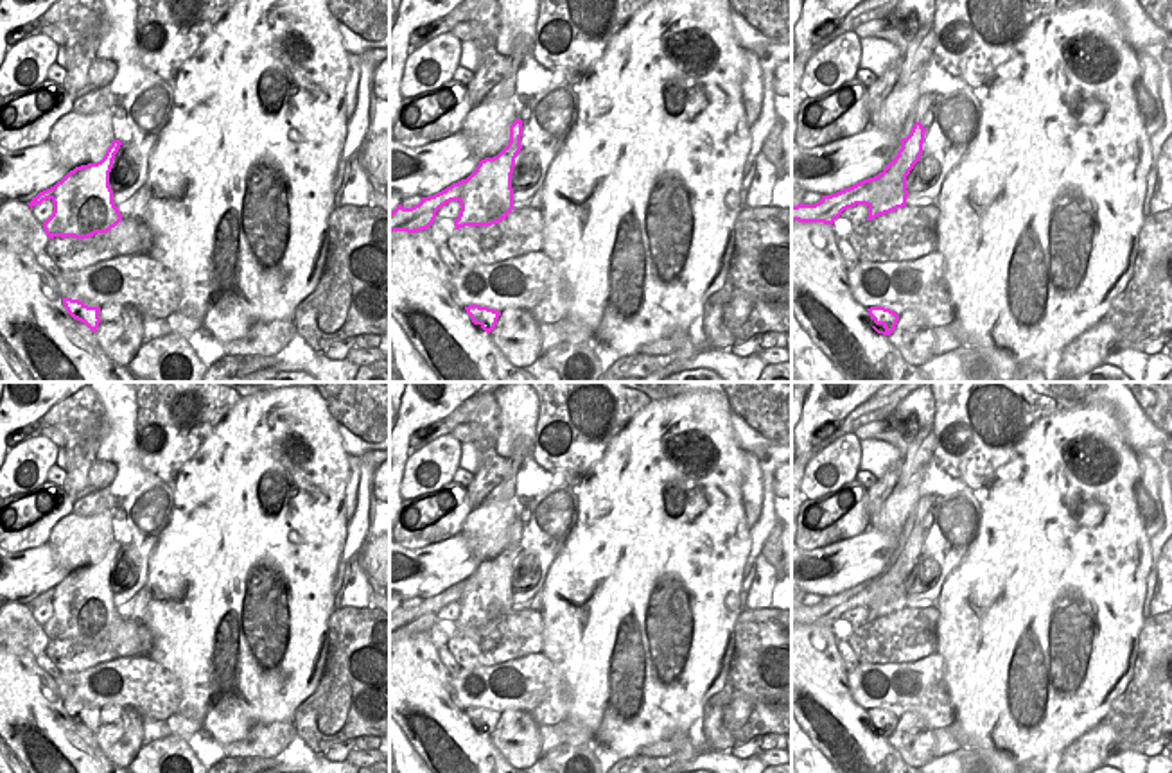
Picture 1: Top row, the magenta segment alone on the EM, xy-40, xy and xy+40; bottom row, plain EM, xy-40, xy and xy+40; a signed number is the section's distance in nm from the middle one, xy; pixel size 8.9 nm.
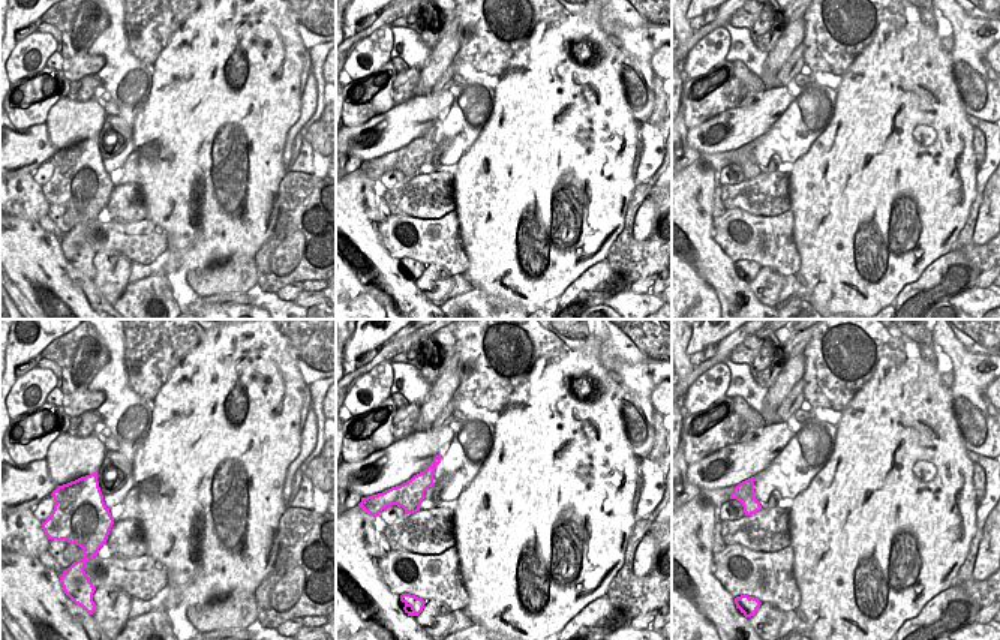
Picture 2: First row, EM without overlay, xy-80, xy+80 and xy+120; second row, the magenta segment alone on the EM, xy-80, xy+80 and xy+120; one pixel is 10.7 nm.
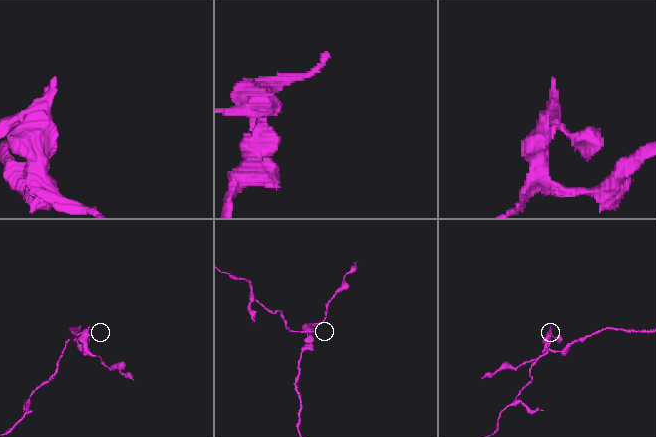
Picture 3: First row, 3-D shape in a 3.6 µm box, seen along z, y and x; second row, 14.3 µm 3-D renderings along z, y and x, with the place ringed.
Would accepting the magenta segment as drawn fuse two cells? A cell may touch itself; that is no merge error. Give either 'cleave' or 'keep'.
cleave

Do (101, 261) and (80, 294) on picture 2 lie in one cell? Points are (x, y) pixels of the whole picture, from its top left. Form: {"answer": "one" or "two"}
{"answer": "two"}

